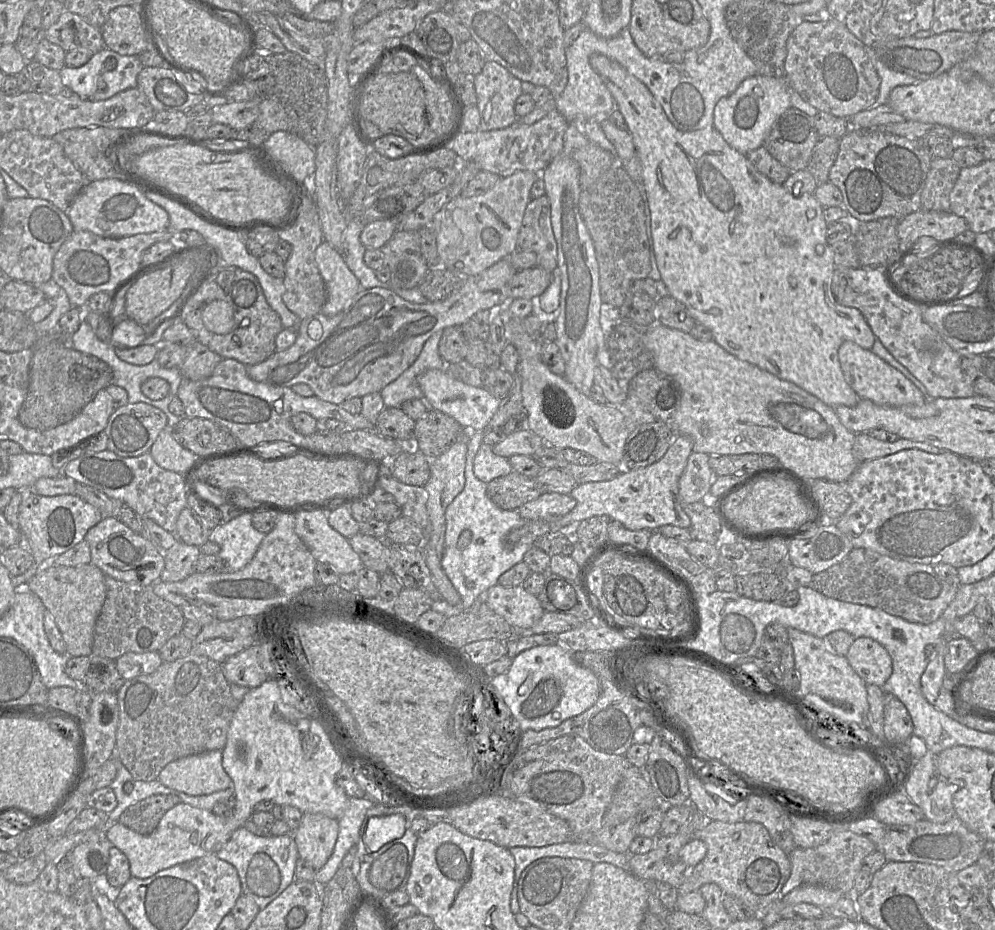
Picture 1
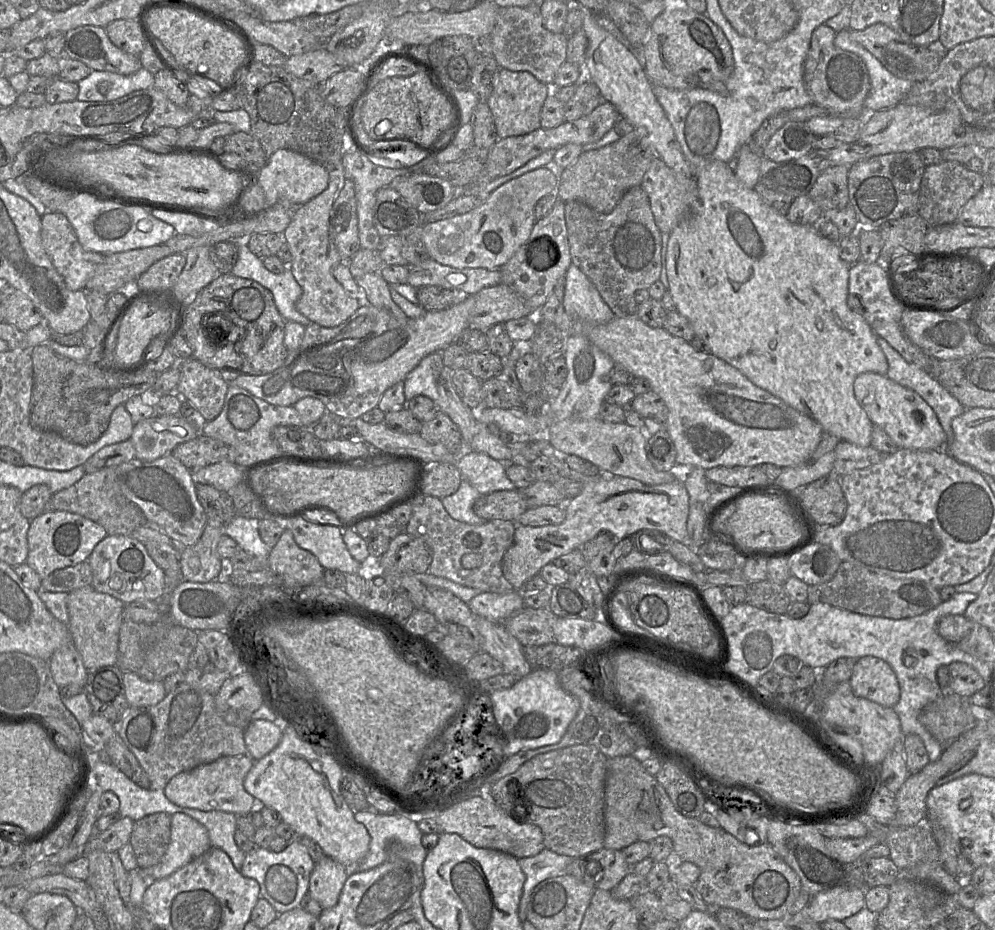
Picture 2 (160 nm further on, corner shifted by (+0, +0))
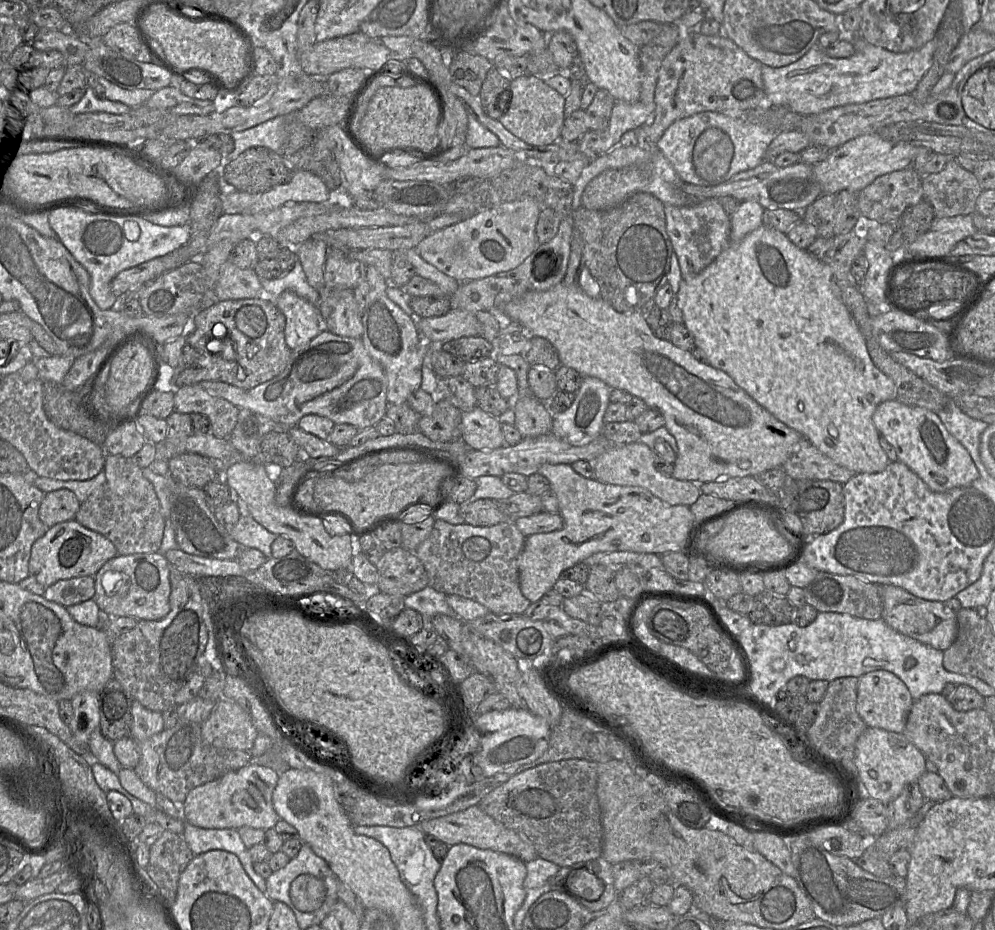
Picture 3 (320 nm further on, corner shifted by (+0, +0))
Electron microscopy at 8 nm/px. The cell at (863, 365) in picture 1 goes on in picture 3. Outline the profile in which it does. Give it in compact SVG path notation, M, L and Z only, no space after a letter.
M894 399L877 406L873 423L879 435L894 447L898 461L904 463L933 492L972 486L978 479L978 469L969 453L947 431L936 413L923 407L908 406Z

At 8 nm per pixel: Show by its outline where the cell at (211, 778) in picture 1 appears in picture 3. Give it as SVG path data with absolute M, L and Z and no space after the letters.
M250 762L238 770L192 789L181 805L183 819L205 829L238 830L247 826L266 831L273 828L280 819L272 802L278 779L279 775L273 769Z

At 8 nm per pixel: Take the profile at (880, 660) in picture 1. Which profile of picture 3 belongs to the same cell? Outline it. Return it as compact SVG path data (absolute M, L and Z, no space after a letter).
M874 670L858 678L856 711L867 727L903 733L913 703L907 686L889 671Z

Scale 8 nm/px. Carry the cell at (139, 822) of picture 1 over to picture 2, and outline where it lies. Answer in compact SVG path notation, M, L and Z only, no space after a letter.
M158 812L134 821L129 844L137 858L139 868L159 863L170 841L171 815Z

